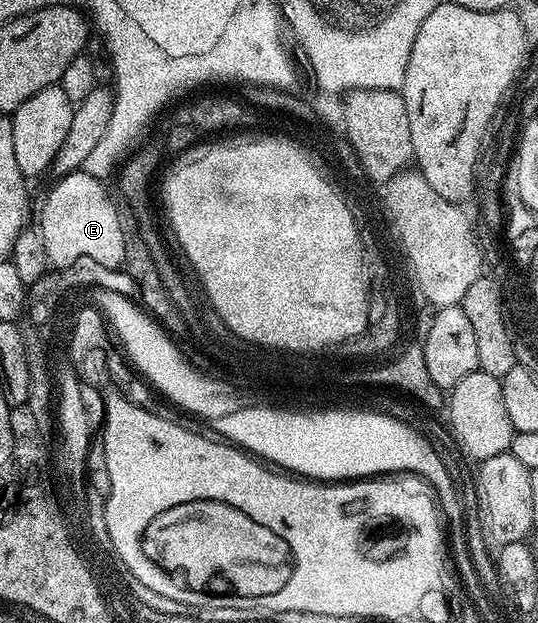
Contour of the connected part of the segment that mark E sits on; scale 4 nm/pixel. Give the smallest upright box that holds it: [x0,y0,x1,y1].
[38,171,124,269]

